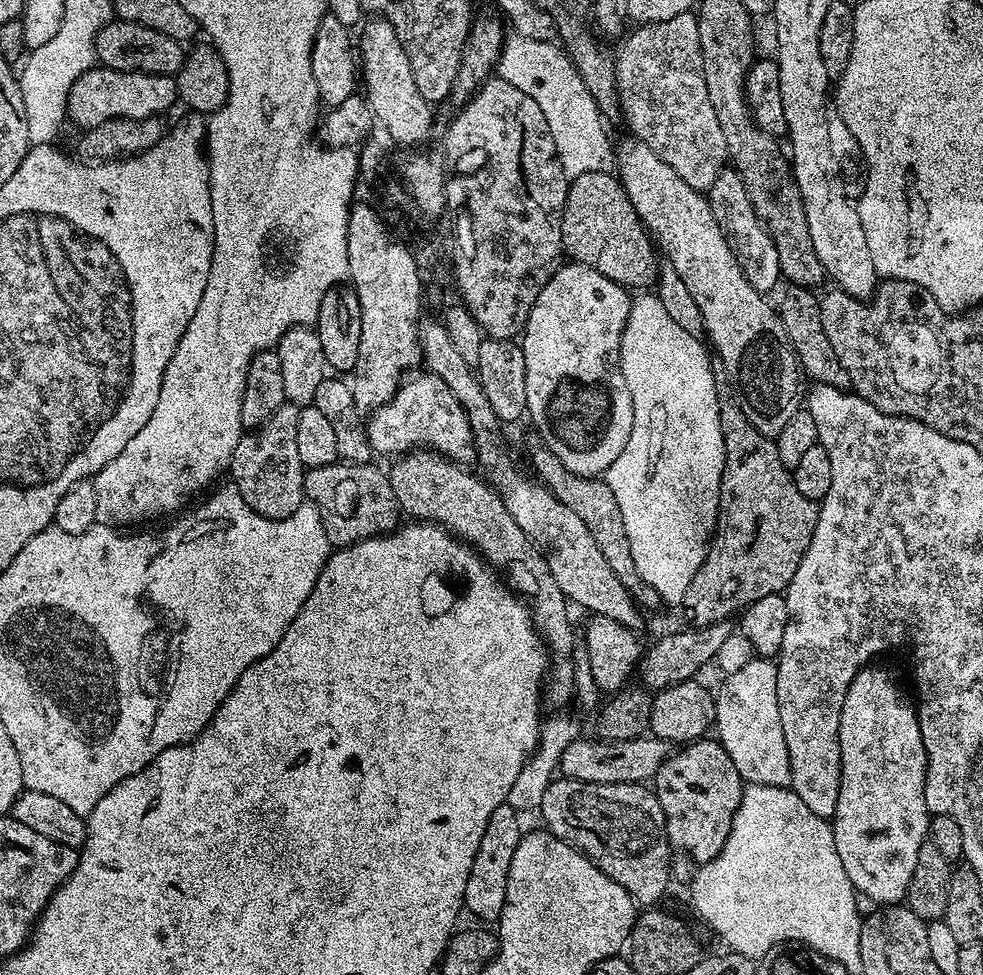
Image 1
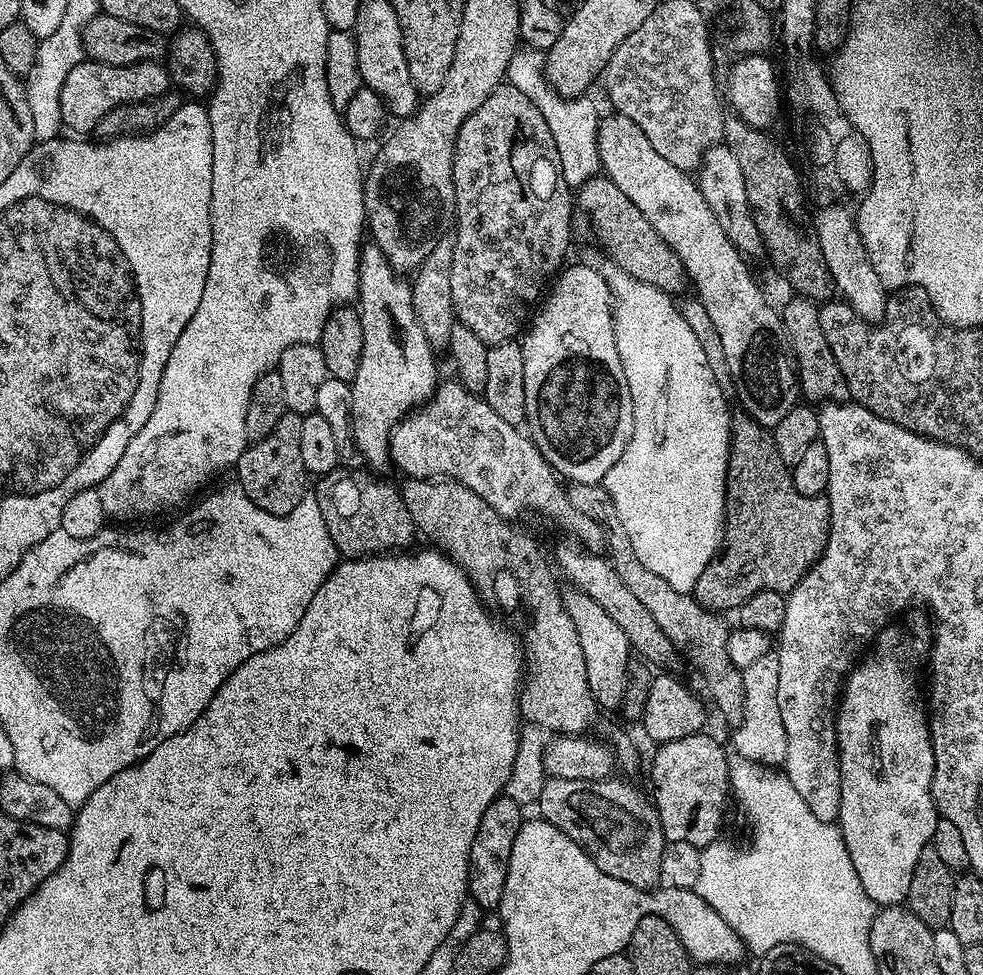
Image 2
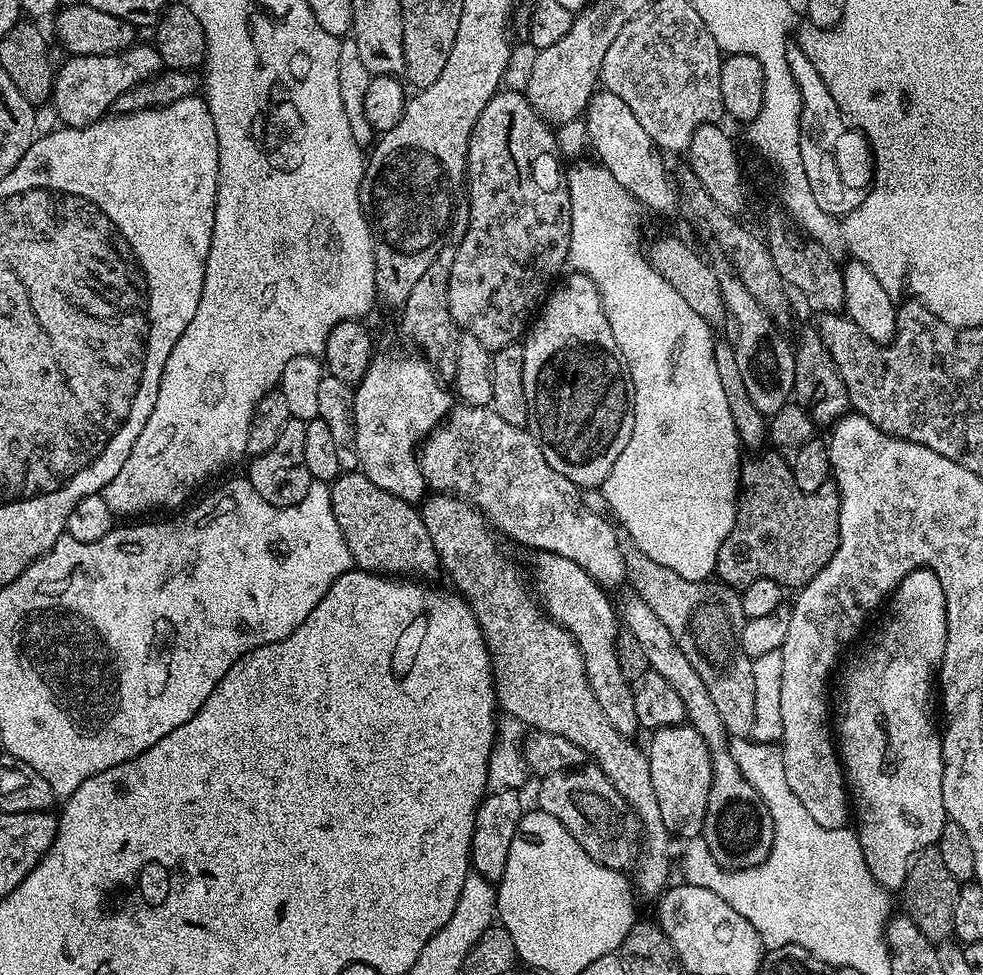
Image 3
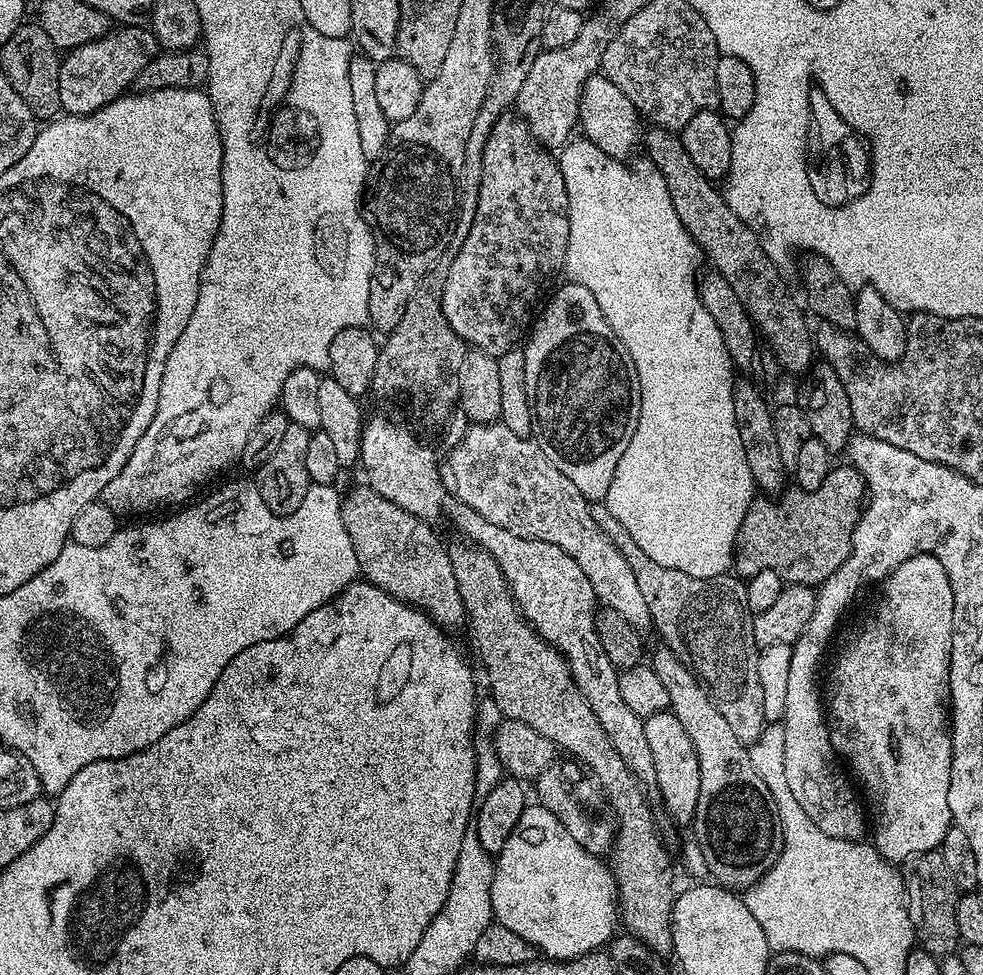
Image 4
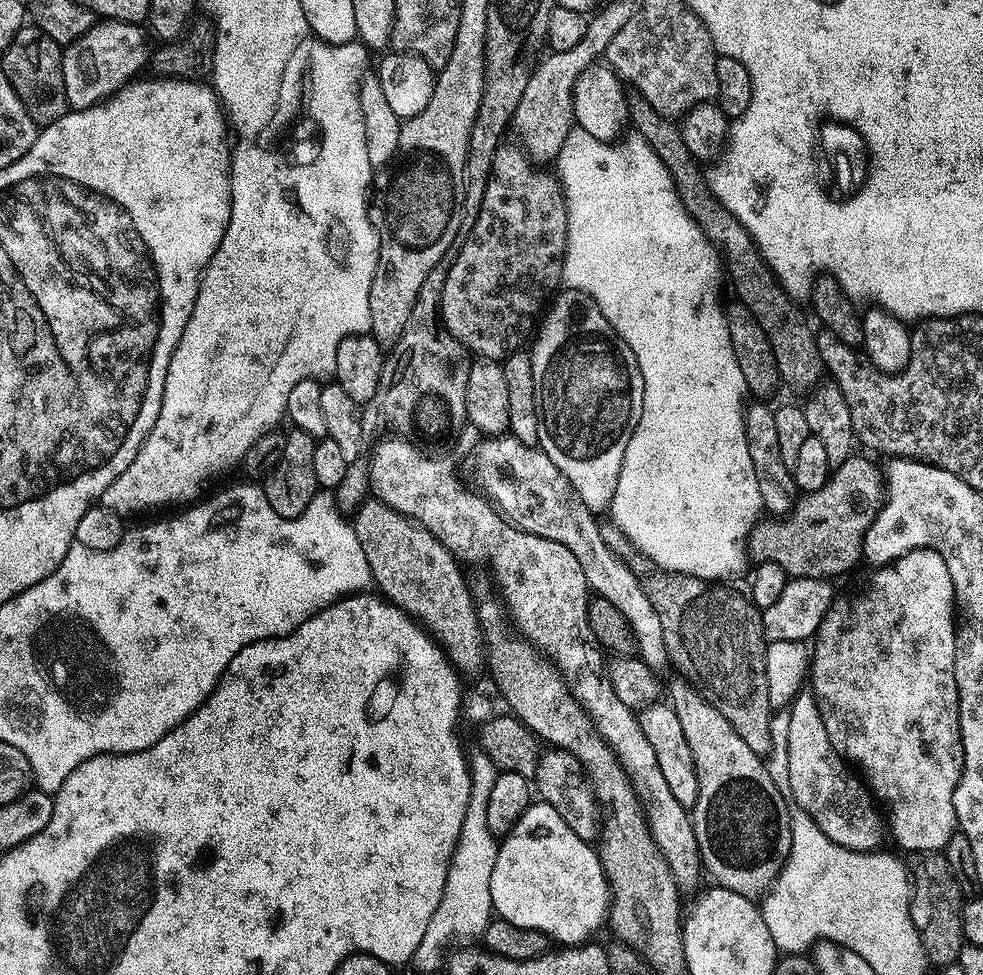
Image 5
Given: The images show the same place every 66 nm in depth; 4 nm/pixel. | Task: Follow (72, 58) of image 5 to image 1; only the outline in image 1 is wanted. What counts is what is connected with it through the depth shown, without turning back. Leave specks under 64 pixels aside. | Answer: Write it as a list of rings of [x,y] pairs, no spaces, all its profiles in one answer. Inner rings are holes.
[[[93,66],[78,78],[78,82],[74,82],[74,86],[70,86],[67,119],[73,120],[80,130],[87,130],[114,118],[141,120],[151,116],[163,117],[164,111],[177,100],[176,82],[171,76]]]

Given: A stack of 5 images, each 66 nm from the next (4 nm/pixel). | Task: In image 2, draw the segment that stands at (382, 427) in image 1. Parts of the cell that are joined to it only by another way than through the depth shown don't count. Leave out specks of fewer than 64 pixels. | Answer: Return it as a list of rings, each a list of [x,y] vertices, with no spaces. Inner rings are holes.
[[[449,378],[432,396],[432,401],[423,408],[417,407],[392,427],[388,434],[388,455],[393,465],[397,464],[412,478],[451,478],[462,486],[474,490],[478,498],[486,498],[498,514],[517,518],[523,512],[537,512],[549,516],[560,528],[569,532],[573,541],[589,550],[600,550],[606,544],[606,528],[599,519],[582,514],[570,504],[567,487],[562,483],[556,470],[549,466],[546,458],[536,449],[531,435],[525,434],[517,425],[498,418],[494,410],[479,395],[470,394],[468,389],[455,378]]]

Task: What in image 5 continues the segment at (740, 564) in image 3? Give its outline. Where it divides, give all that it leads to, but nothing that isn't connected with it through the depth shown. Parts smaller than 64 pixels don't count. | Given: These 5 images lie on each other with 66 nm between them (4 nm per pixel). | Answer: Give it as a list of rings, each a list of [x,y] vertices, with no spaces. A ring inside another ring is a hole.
[[[854,454],[846,462],[842,462],[842,466],[833,468],[822,490],[801,495],[788,517],[769,519],[767,521],[769,524],[757,523],[746,542],[751,559],[756,562],[761,560],[778,562],[790,578],[801,576],[822,580],[840,576],[843,572],[850,571],[856,563],[861,563],[864,533],[874,522],[886,499],[886,476],[881,465],[879,468],[874,461],[860,455]]]

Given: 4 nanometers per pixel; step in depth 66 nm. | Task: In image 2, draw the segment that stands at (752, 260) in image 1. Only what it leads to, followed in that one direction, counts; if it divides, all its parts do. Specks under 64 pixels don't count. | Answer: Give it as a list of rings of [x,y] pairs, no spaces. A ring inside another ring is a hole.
[[[721,142],[712,144],[700,157],[698,183],[702,198],[706,198],[706,206],[714,210],[714,218],[718,218],[718,226],[726,230],[726,238],[745,258],[765,255],[764,243],[758,234],[758,226],[748,209],[746,202],[746,178],[742,178],[742,169],[738,166],[738,158],[734,158],[734,150]]]

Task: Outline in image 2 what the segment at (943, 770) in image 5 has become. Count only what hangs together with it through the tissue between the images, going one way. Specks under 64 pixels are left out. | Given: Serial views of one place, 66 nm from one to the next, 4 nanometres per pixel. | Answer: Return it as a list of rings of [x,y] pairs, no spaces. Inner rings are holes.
[[[889,626],[876,637],[873,656],[865,655],[848,673],[843,685],[842,695],[838,701],[836,717],[836,750],[840,753],[840,810],[838,813],[838,827],[846,850],[850,854],[850,862],[854,862],[854,870],[862,882],[862,890],[878,906],[890,904],[903,905],[910,894],[910,878],[914,878],[914,866],[918,866],[918,858],[931,845],[934,826],[938,819],[936,803],[932,797],[932,779],[934,778],[934,750],[932,749],[932,735],[928,729],[930,719],[926,711],[925,701],[922,699],[922,665],[930,651],[927,639],[915,636],[912,632],[903,632],[900,628]]]

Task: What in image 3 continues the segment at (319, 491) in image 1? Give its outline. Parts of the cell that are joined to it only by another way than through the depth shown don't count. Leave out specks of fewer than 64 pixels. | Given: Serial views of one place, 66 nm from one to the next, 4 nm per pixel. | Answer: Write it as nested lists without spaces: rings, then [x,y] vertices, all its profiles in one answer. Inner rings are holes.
[[[361,472],[343,473],[330,490],[334,518],[359,571],[414,578],[428,578],[424,576],[439,571],[437,550],[415,505],[375,486]]]

